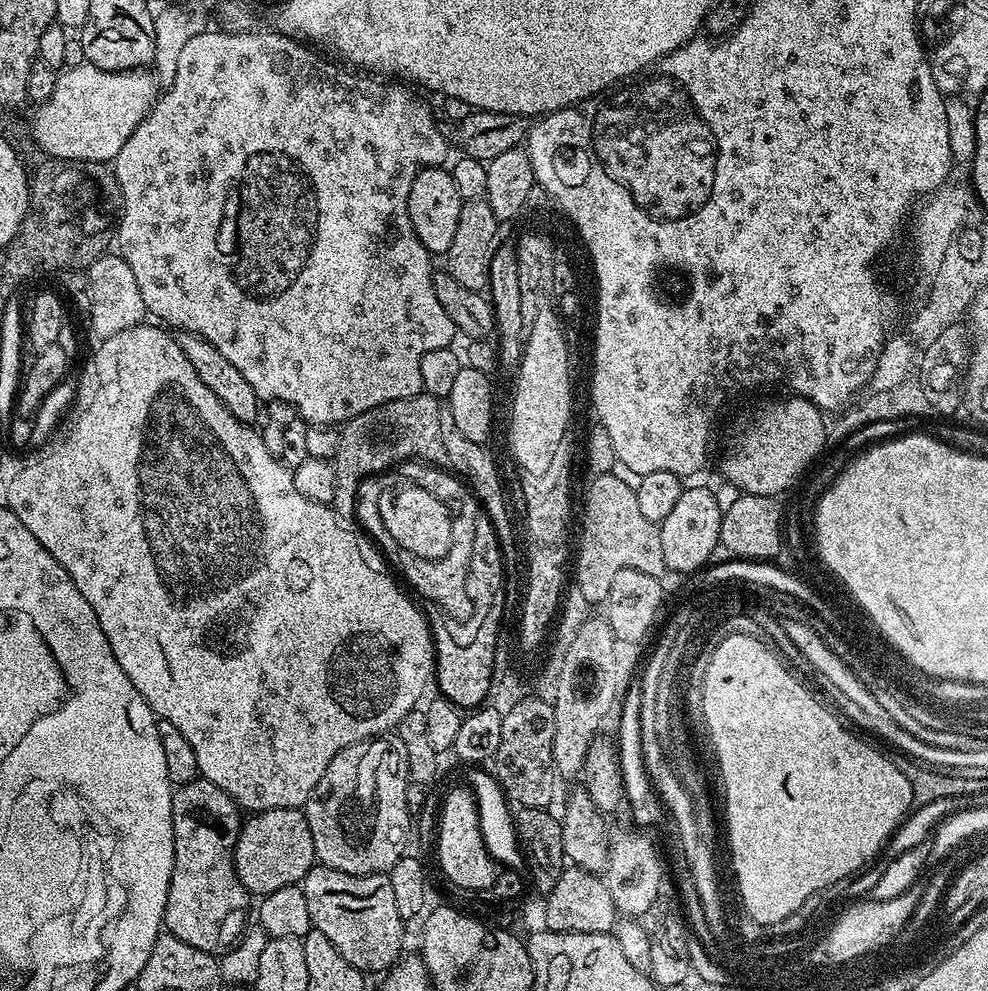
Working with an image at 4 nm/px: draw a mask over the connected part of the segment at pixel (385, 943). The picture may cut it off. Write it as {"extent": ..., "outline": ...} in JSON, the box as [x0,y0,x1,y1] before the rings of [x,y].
{"extent":[302,863,406,974],"outline":[[[317,863],[305,874],[302,887],[312,927],[330,938],[334,950],[338,950],[350,966],[365,974],[383,974],[400,959],[405,951],[406,922],[398,914],[388,875],[355,876]]]}

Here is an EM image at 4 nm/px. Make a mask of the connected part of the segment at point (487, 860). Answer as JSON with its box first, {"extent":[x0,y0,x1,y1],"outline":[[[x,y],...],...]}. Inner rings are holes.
{"extent":[436,787,498,892],"outline":[[[467,787],[450,789],[440,808],[440,837],[436,840],[436,852],[440,855],[440,868],[450,883],[472,892],[491,889],[498,875],[498,864],[487,852],[479,826],[476,798]]]}

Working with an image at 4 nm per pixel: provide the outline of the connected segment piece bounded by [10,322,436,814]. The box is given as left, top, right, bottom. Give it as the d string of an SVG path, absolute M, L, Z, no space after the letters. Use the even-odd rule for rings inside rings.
M141 322L130 329L114 334L113 337L99 341L98 347L100 349L93 354L92 360L85 362L84 369L78 372L77 394L72 405L68 408L68 412L65 413L47 443L41 445L32 456L36 464L21 472L20 476L16 477L15 483L12 484L10 510L19 512L20 519L28 524L28 528L32 528L30 534L34 534L34 538L38 538L38 542L42 542L45 550L60 563L62 570L66 570L66 574L70 574L74 586L78 586L78 594L82 594L82 598L86 598L86 602L90 602L90 610L94 610L94 614L98 618L98 626L102 630L102 634L106 634L106 642L110 642L110 650L114 654L114 658L118 658L118 666L122 666L122 670L126 670L126 678L130 678L130 682L134 682L134 690L138 690L138 694L142 694L142 698L150 705L160 720L178 726L178 730L182 730L186 742L190 742L190 746L194 746L194 758L198 758L199 775L222 789L231 800L236 801L241 809L247 810L249 808L247 811L252 814L266 810L278 810L279 808L303 809L314 790L314 786L318 786L318 778L322 778L322 774L326 774L326 766L330 766L334 754L338 754L346 746L356 744L360 740L391 733L404 715L413 711L419 705L416 703L420 699L422 699L421 701L425 699L424 691L427 690L428 684L430 688L430 681L433 679L436 666L436 649L432 643L432 629L425 613L419 612L415 602L408 597L409 593L404 588L396 592L401 586L400 584L392 588L392 584L388 584L388 580L384 580L384 576L380 576L380 572L372 572L372 568L368 568L368 564L364 564L364 556L360 556L361 544L352 544L352 535L348 536L352 528L343 526L329 505L319 504L316 501L311 501L310 498L303 497L294 488L289 465L277 460L274 454L270 454L270 450L266 450L266 442L258 434L257 429L252 424L244 424L238 418L234 418L230 414L230 410L226 410L226 406L222 406L222 402L218 402L218 398L214 398L214 390L210 390L210 386L206 386L206 382L202 382L202 378L198 378L198 374L194 374L194 366L190 366L190 358L186 358L186 354L182 354L179 339L171 331L165 330L155 323L152 323L153 325L148 323Z

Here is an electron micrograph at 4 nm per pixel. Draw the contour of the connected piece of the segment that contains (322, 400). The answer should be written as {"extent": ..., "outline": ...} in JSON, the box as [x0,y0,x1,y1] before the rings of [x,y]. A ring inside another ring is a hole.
{"extent":[114,30,457,426],"outline":[[[201,30],[194,38],[190,38],[190,42],[186,42],[182,55],[178,57],[178,70],[174,70],[174,82],[159,93],[156,103],[144,116],[143,122],[136,127],[134,134],[130,134],[130,138],[126,138],[126,146],[122,146],[122,150],[114,161],[114,171],[117,182],[120,184],[118,195],[123,200],[118,217],[118,227],[114,232],[114,240],[116,244],[117,242],[120,243],[120,247],[118,247],[119,256],[125,259],[127,265],[130,266],[131,273],[134,274],[135,281],[138,282],[138,291],[142,294],[142,300],[147,311],[152,316],[153,314],[156,315],[157,321],[165,320],[165,322],[160,322],[167,325],[169,329],[193,332],[206,338],[206,342],[210,342],[210,346],[214,346],[214,350],[219,350],[237,370],[242,370],[242,378],[246,378],[246,382],[250,382],[250,386],[254,386],[254,394],[259,396],[261,401],[281,400],[287,404],[293,404],[300,411],[300,417],[307,420],[309,425],[340,426],[354,419],[358,414],[362,414],[367,408],[376,408],[391,400],[421,395],[424,392],[422,386],[422,354],[430,354],[430,350],[449,347],[453,343],[452,336],[457,335],[456,328],[450,322],[446,310],[442,310],[438,297],[434,295],[434,286],[432,285],[433,257],[424,249],[422,242],[418,242],[418,234],[414,234],[414,226],[410,226],[408,208],[410,186],[414,186],[414,178],[425,166],[443,165],[444,159],[448,156],[448,145],[450,144],[438,130],[437,117],[432,116],[431,110],[412,93],[415,91],[411,87],[401,86],[396,82],[385,82],[383,79],[373,78],[368,74],[357,74],[339,63],[336,63],[337,65],[331,64],[330,61],[315,56],[311,52],[313,49],[307,43],[292,40],[288,36],[271,30],[263,31],[222,32],[213,30],[213,32],[208,32],[208,30]]]}

